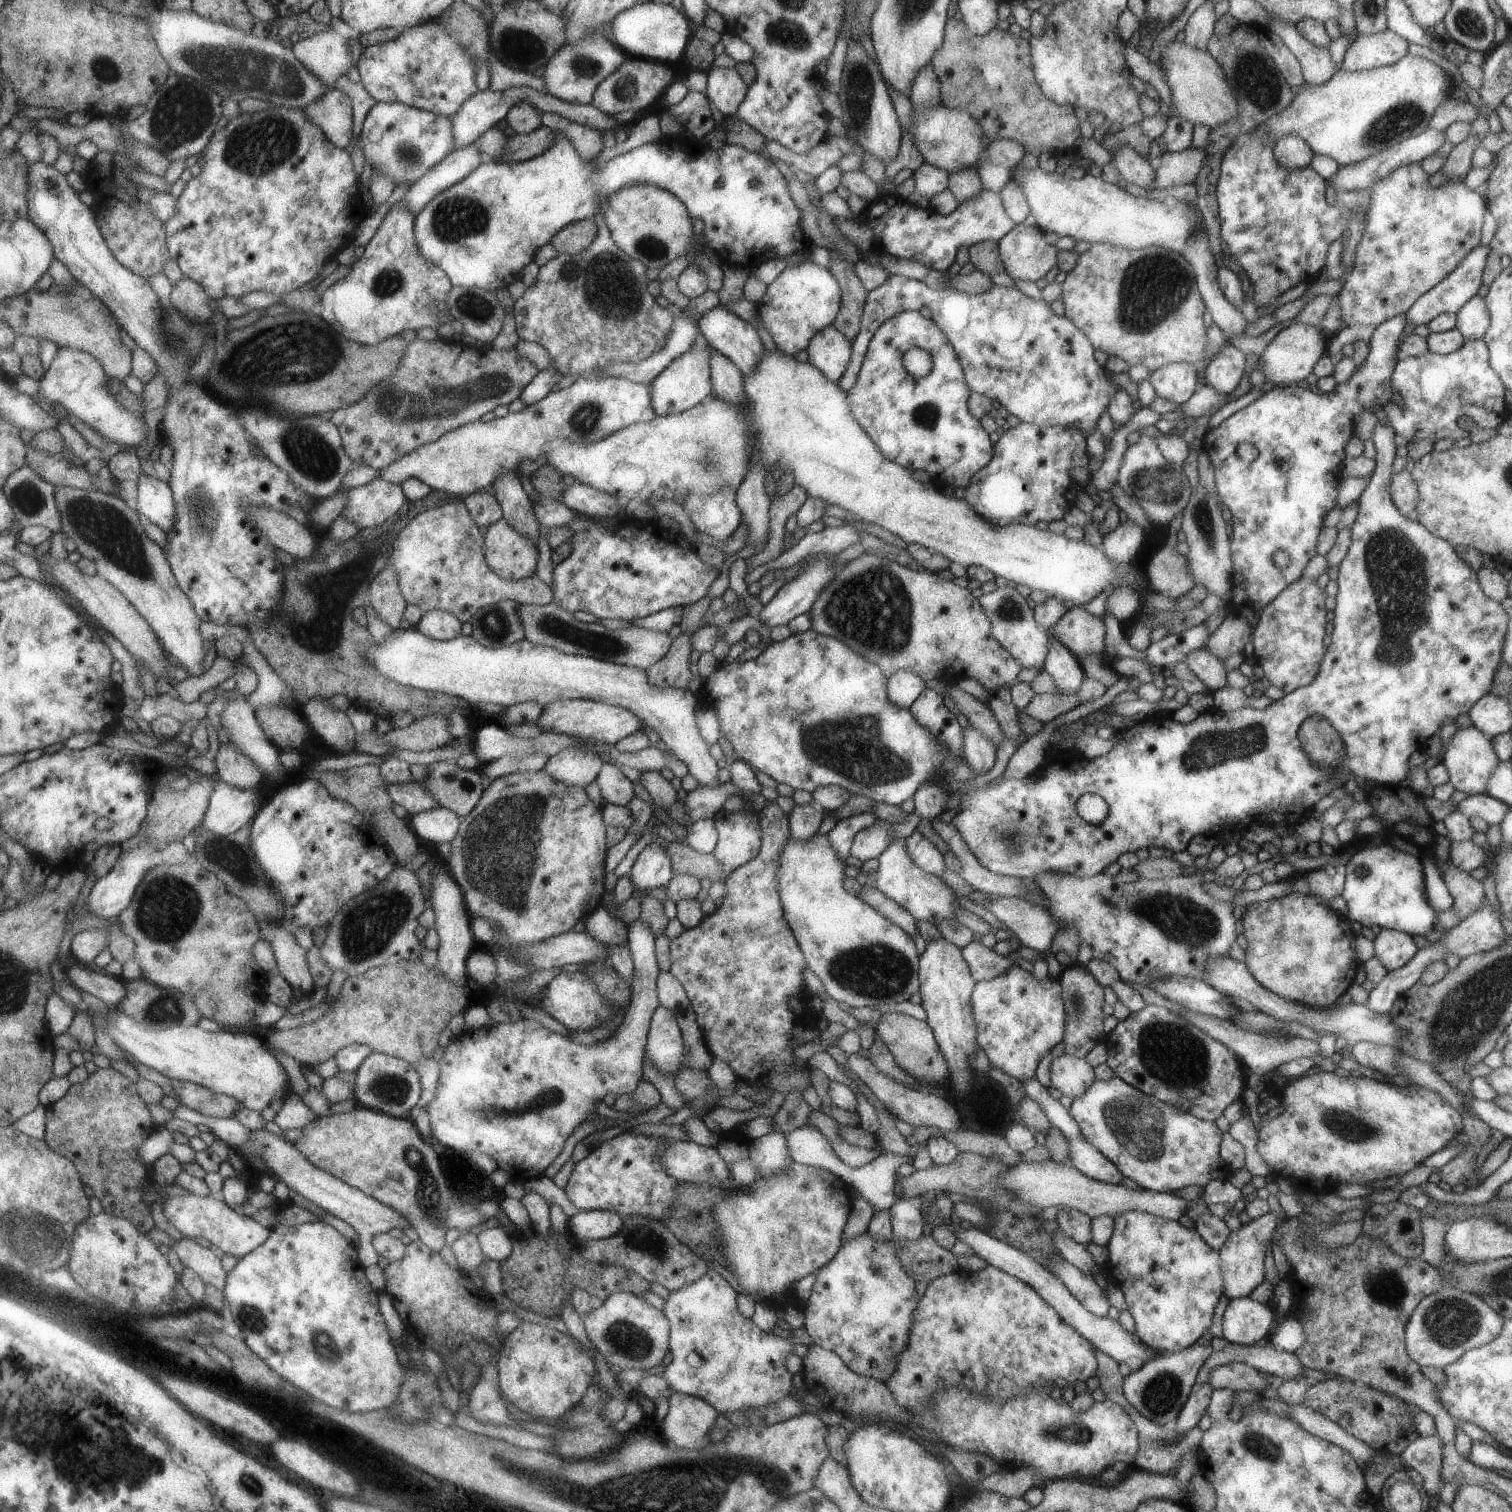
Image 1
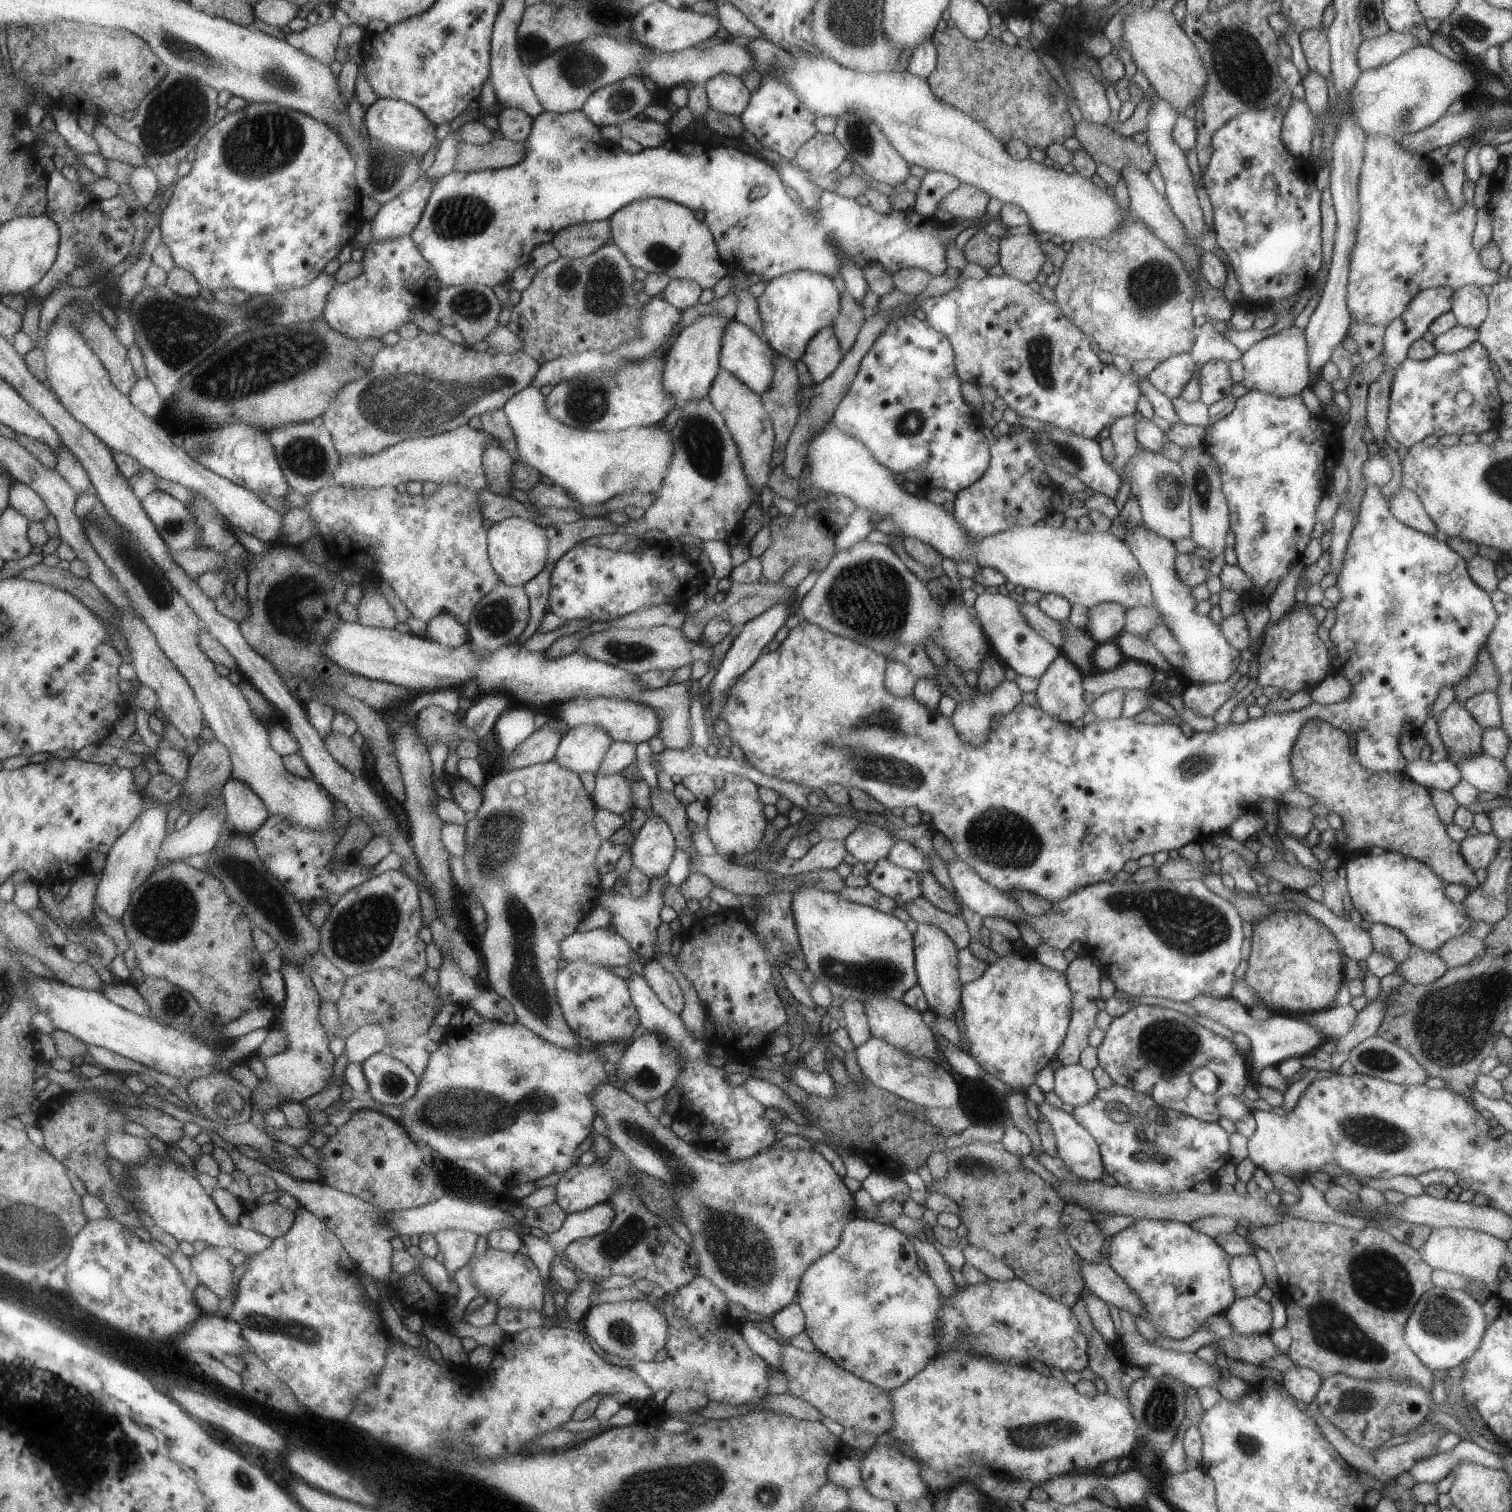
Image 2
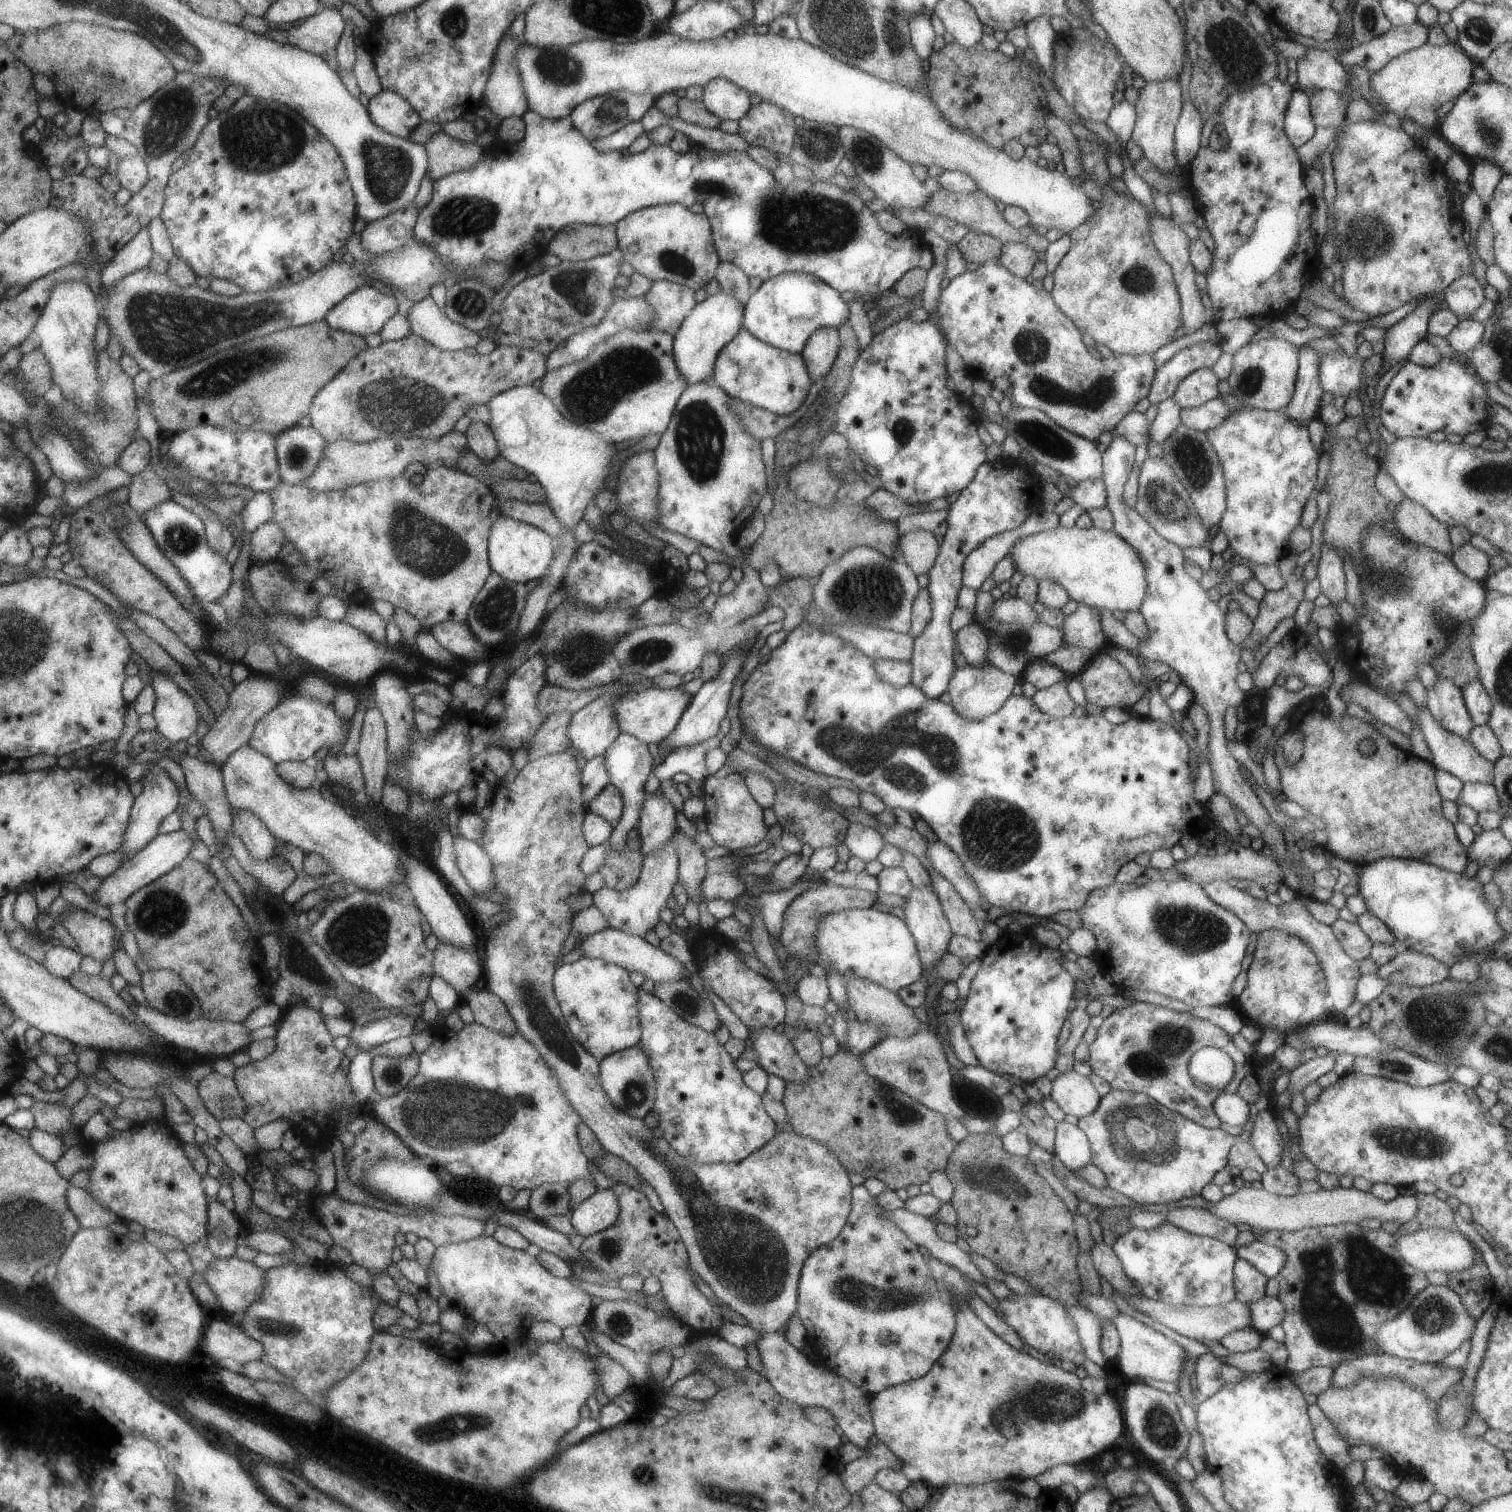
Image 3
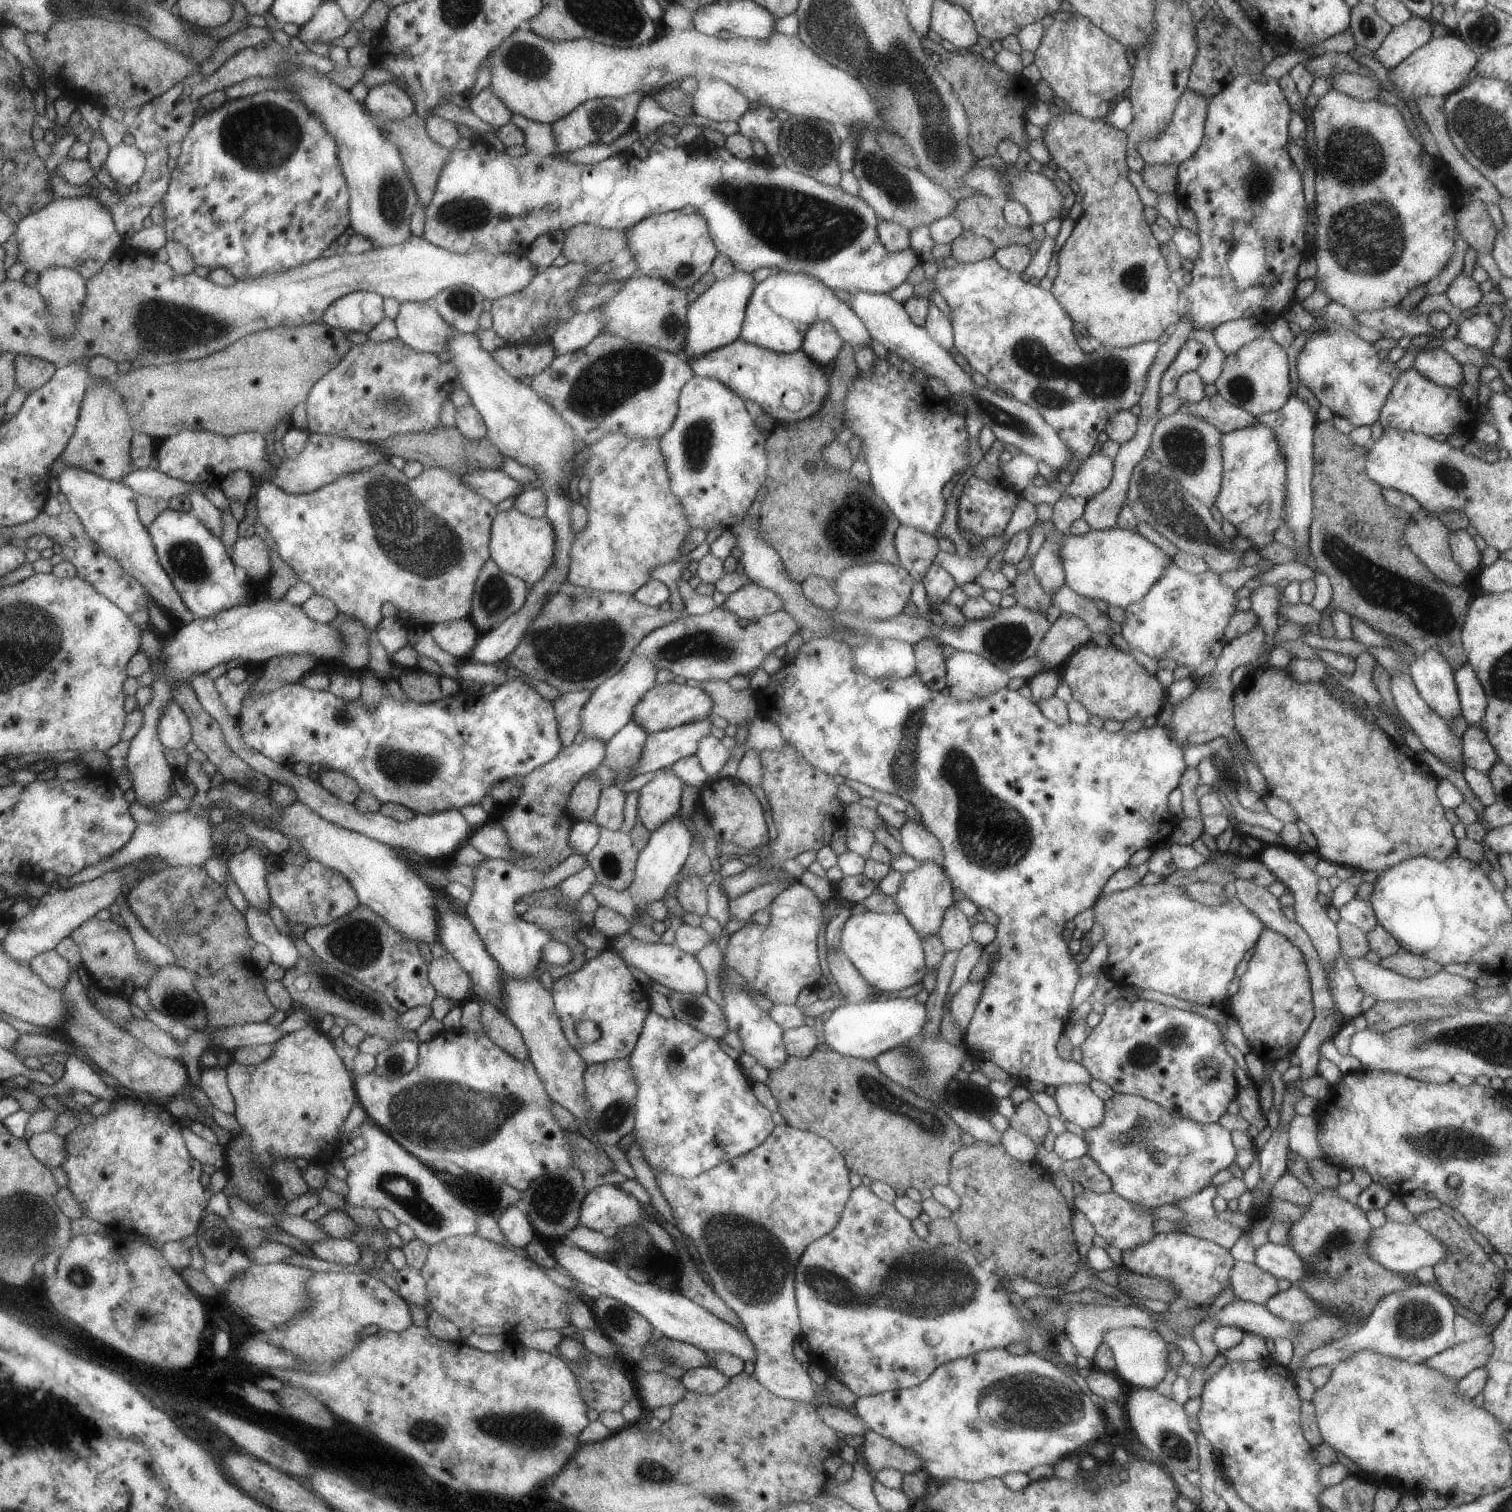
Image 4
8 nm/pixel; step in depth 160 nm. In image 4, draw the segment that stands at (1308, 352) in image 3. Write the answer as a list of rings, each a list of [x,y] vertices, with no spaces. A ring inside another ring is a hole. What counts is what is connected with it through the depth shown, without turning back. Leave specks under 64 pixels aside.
[[[1290,395],[1286,404],[1271,413],[1261,414],[1256,417],[1258,422],[1267,424],[1276,435],[1281,446],[1281,451],[1287,458],[1287,481],[1285,498],[1284,524],[1294,531],[1294,544],[1291,546],[1297,552],[1297,560],[1305,564],[1311,554],[1310,525],[1314,518],[1313,506],[1313,434],[1318,423],[1312,408],[1298,395]]]

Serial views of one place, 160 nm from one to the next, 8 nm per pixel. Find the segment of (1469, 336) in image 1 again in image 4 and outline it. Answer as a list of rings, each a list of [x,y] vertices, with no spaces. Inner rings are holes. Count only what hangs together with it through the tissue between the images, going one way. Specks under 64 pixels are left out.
[[[1460,271],[1445,290],[1450,302],[1461,311],[1469,312],[1482,300],[1485,287],[1478,284],[1470,275]]]

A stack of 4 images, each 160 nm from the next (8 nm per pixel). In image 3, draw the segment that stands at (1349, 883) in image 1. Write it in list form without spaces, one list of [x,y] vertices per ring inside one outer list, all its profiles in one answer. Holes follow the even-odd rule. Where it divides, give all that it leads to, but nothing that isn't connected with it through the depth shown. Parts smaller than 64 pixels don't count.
[[[1394,857],[1379,858],[1377,861],[1356,866],[1358,886],[1358,892],[1362,894],[1365,903],[1367,904],[1368,912],[1372,913],[1376,918],[1379,918],[1392,932],[1396,935],[1397,940],[1400,940],[1402,944],[1405,944],[1408,949],[1418,951],[1433,956],[1435,959],[1441,960],[1444,964],[1447,964],[1449,968],[1462,957],[1471,955],[1472,953],[1479,953],[1489,949],[1495,942],[1501,941],[1505,937],[1505,932],[1500,927],[1500,924],[1496,922],[1496,911],[1487,903],[1485,895],[1483,894],[1483,886],[1475,877],[1471,879],[1466,874],[1457,875],[1456,873],[1444,870],[1436,865],[1425,863],[1416,859],[1403,859]]]

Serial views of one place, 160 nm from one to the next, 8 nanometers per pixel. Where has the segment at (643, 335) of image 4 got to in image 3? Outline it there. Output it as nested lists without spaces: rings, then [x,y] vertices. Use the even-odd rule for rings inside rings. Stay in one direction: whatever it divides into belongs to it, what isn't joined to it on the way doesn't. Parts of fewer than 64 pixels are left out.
[[[654,281],[645,294],[654,307],[655,317],[649,330],[666,331],[674,336],[682,322],[696,306],[691,288],[670,281]]]

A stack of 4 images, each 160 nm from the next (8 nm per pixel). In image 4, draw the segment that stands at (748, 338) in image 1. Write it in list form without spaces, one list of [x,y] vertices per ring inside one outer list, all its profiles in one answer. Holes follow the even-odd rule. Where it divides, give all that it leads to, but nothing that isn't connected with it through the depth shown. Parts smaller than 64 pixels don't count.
[[[738,337],[734,342],[688,362],[696,375],[724,383],[740,398],[756,402],[778,423],[804,421],[815,415],[825,403],[829,391],[829,378],[824,368],[802,349],[777,353]]]

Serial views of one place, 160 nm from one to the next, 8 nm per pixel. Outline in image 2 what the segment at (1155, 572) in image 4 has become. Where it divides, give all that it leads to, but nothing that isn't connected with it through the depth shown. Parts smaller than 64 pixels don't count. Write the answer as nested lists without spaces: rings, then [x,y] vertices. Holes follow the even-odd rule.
[[[833,414],[832,418],[809,440],[805,464],[810,468],[810,476],[816,489],[824,493],[848,497],[856,503],[857,507],[879,514],[884,520],[892,520],[900,528],[902,537],[921,540],[933,546],[943,557],[955,560],[958,565],[974,562],[980,567],[999,570],[1008,582],[1016,586],[1023,586],[1025,589],[1034,588],[1042,594],[1054,593],[1063,596],[1071,605],[1082,604],[1090,608],[1112,601],[1127,609],[1153,606],[1150,581],[1126,542],[1112,536],[1109,532],[1096,530],[1092,533],[1083,533],[1078,529],[1071,531],[1064,526],[1053,528],[1048,525],[1010,527],[1007,531],[973,540],[973,536],[968,534],[968,531],[957,521],[954,512],[947,512],[943,505],[930,501],[925,496],[925,492],[911,494],[902,487],[902,483],[898,484],[894,473],[880,464],[863,442],[851,434],[846,434],[834,422]]]

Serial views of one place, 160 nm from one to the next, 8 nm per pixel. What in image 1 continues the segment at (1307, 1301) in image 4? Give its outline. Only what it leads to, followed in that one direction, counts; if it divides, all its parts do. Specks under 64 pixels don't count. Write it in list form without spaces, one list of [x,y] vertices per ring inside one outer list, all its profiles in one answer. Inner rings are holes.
[[[1248,1297],[1230,1299],[1224,1312],[1224,1334],[1230,1343],[1251,1346],[1269,1338],[1274,1322],[1271,1306],[1260,1304]]]

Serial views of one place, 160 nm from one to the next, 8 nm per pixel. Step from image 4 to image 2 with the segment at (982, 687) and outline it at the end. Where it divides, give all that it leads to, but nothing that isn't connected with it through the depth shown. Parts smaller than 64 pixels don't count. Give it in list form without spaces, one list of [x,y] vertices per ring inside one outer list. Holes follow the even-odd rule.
[[[1007,680],[987,694],[972,688],[976,695],[957,705],[951,720],[964,742],[983,747],[989,739],[993,716],[1012,712],[1023,702],[1023,692],[1016,681]]]

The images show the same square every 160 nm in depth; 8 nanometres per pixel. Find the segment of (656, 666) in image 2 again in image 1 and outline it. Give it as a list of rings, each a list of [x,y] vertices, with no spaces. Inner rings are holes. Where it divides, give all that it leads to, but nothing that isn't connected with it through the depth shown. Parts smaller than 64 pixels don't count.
[[[556,602],[546,605],[524,605],[519,604],[518,614],[522,618],[522,626],[525,629],[525,640],[532,642],[532,645],[551,647],[566,655],[581,655],[602,661],[609,661],[615,664],[625,665],[633,668],[640,668],[647,671],[656,662],[659,662],[670,651],[673,639],[668,632],[651,630],[643,627],[623,628],[622,630],[607,630],[599,623],[582,623],[575,619],[575,614],[560,608]]]

